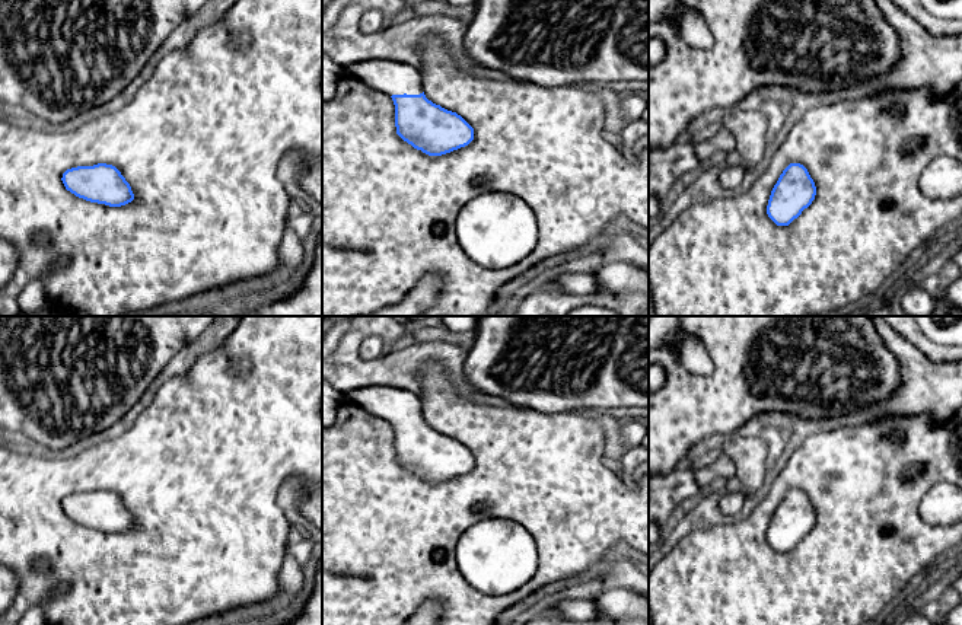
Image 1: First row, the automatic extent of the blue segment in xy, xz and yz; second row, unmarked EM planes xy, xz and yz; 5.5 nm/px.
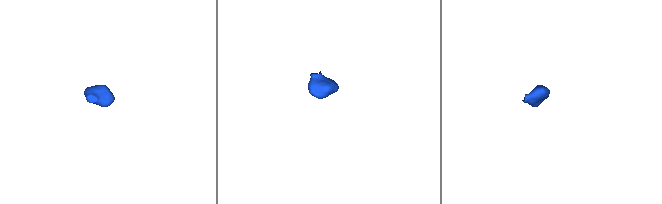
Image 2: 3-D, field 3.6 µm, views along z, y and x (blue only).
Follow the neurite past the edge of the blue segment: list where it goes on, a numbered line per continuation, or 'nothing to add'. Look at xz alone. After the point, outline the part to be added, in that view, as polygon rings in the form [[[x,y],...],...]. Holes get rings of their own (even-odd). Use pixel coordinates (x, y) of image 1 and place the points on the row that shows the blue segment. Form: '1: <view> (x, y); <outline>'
1: xz (388, 76); [[[364,60],[345,67],[344,74],[356,77],[367,86],[392,95],[420,95],[424,92],[420,68],[394,60]]]

